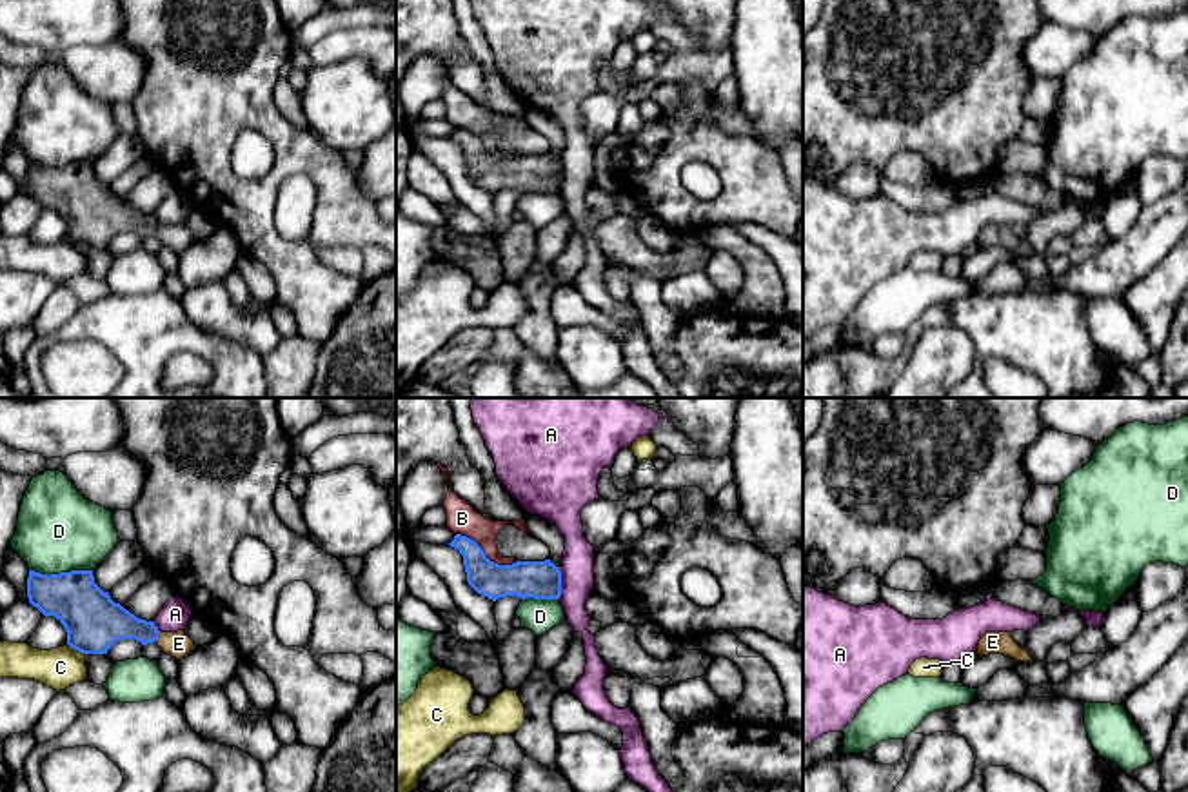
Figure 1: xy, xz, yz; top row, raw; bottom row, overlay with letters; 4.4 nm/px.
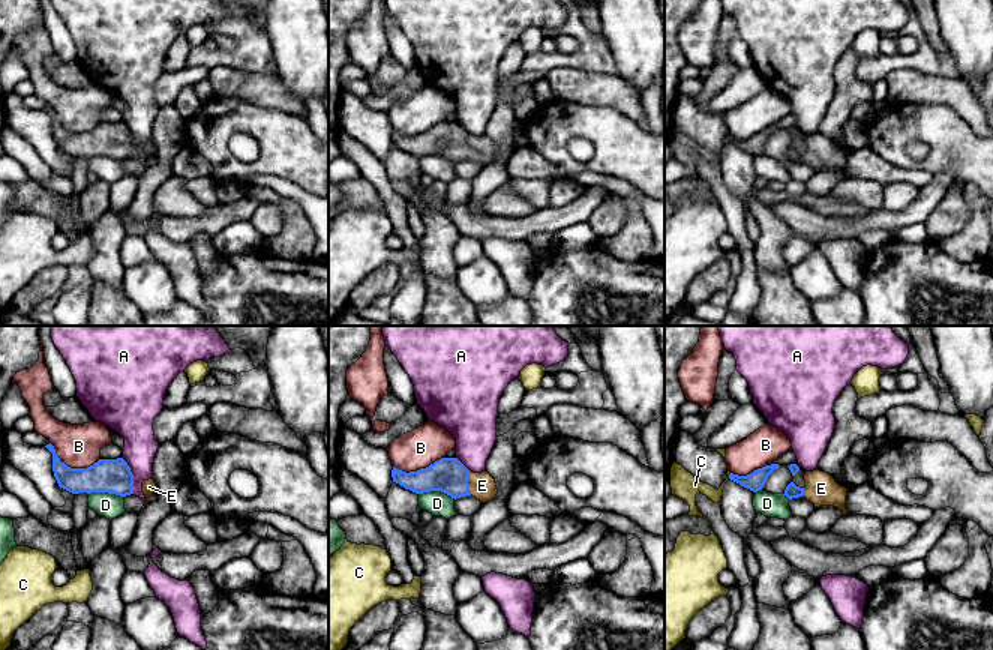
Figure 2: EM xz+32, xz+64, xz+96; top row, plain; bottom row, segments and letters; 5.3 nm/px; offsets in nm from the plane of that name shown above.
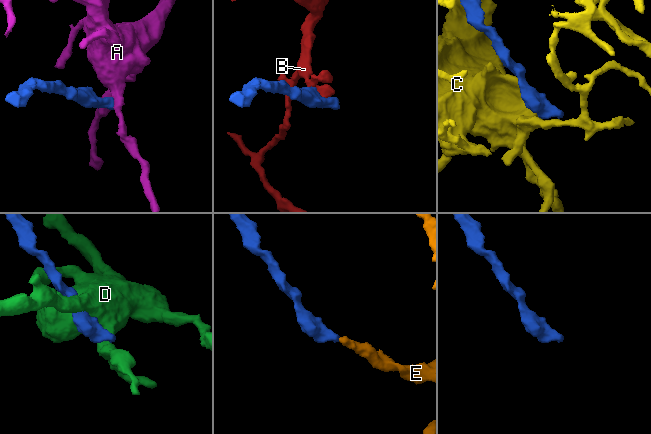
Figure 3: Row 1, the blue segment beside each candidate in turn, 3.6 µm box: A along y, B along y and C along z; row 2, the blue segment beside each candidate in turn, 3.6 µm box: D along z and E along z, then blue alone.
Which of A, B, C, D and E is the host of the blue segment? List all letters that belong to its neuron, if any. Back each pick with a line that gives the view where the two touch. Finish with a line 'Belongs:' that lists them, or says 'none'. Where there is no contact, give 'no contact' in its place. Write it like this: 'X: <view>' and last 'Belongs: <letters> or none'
E: xy
Belongs: E

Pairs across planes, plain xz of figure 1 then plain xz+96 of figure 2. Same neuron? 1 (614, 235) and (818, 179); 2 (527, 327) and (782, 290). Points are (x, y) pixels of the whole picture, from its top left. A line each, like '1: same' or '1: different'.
1: different
2: different

